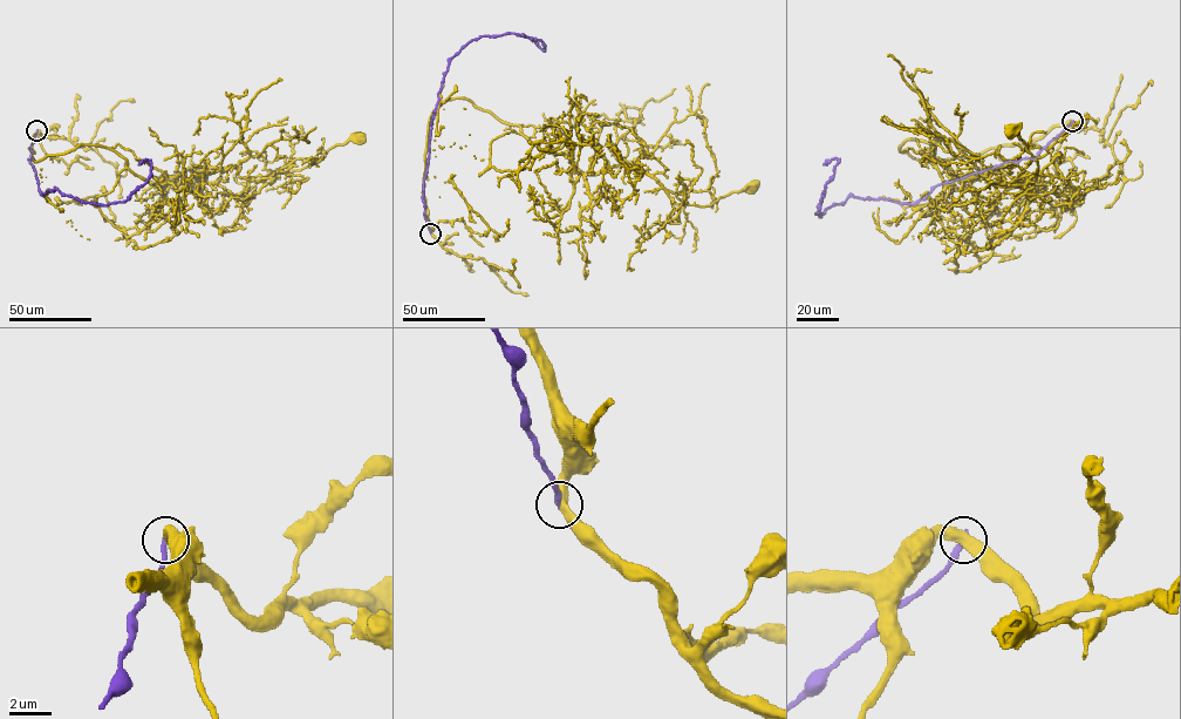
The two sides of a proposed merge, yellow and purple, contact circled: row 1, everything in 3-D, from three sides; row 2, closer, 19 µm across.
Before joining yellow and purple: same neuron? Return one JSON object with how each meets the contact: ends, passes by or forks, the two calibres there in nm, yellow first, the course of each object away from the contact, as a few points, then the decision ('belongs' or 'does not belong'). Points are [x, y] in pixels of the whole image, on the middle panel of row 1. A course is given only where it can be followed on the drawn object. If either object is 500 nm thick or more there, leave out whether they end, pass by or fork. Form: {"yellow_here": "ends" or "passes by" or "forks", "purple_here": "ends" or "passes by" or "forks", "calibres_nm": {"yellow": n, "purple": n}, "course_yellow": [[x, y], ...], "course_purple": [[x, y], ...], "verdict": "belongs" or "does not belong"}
{"yellow_here": "passes by", "purple_here": "ends", "calibres_nm": {"yellow": 460, "purple": 280}, "course_yellow": [[431, 232], [429, 119], [454, 99], [517, 124], [584, 173], [642, 169], [677, 204], [709, 207], [753, 184]], "course_purple": [[431, 232], [423, 182], [431, 121], [450, 59], [482, 36], [518, 34], [540, 40], [544, 49], [532, 41]], "verdict": "does not belong"}

